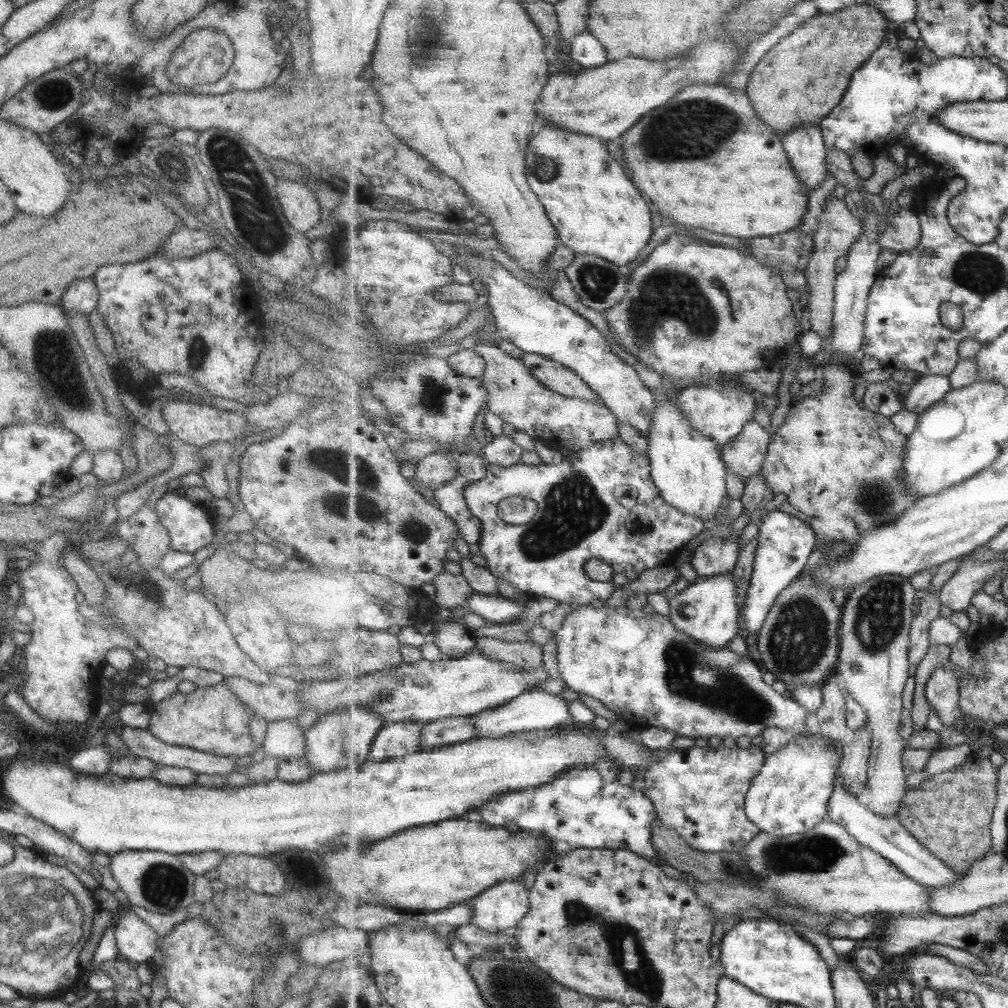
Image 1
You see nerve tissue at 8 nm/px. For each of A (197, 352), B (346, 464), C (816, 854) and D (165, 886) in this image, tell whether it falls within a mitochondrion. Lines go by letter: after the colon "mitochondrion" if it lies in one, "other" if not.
A: mitochondrion
B: mitochondrion
C: mitochondrion
D: mitochondrion

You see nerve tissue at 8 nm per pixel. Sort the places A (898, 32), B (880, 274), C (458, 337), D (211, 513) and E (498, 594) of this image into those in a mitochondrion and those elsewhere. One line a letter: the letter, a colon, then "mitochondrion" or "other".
A: other
B: other
C: other
D: other
E: other

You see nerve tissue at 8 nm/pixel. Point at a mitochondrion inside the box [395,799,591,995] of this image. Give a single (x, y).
(497, 972)

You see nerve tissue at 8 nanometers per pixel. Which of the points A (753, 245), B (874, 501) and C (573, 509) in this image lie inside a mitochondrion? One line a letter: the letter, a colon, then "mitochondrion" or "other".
A: other
B: mitochondrion
C: mitochondrion

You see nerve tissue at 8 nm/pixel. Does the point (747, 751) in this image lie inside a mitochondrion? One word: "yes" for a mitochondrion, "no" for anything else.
no

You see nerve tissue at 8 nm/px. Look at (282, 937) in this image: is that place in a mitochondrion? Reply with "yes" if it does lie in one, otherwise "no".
yes

